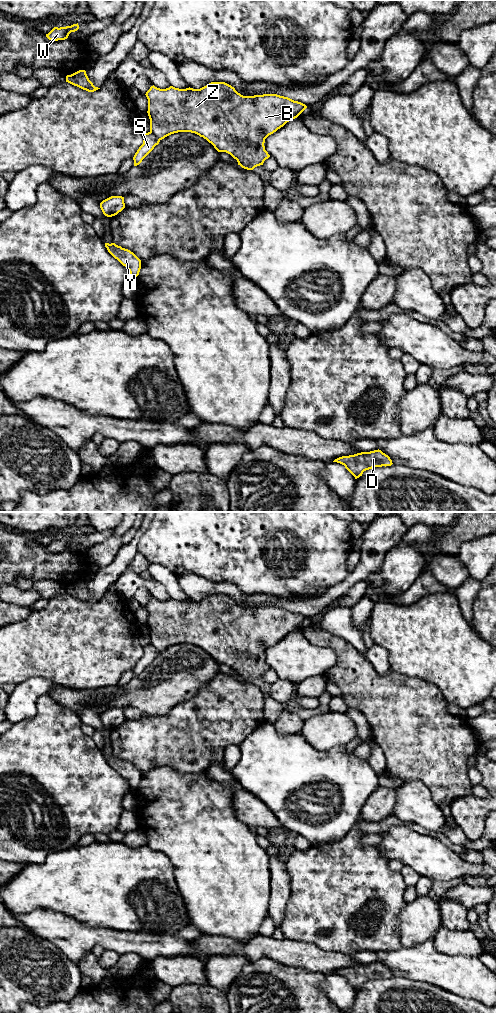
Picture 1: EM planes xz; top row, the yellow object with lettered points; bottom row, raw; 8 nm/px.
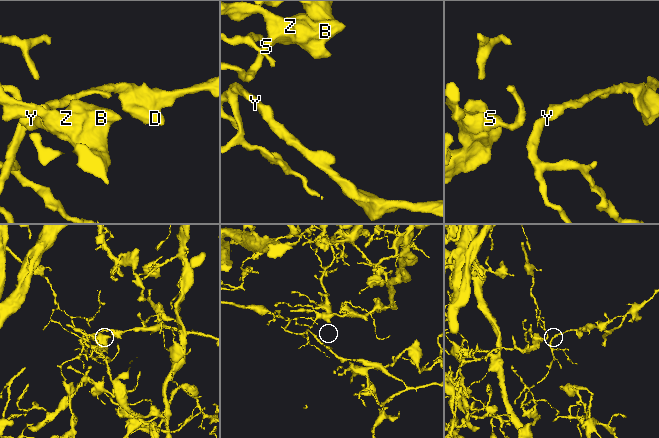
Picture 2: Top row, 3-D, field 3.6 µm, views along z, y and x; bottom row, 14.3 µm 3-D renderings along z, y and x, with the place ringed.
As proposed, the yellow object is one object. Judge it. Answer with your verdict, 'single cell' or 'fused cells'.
fused cells

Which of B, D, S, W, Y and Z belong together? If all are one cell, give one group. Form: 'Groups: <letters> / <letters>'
Groups: B D W Y Z / S

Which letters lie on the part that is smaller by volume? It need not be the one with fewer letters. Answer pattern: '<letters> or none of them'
S

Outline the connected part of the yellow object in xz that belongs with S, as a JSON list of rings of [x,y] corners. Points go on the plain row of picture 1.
[[[152,644],[144,645],[143,656],[139,659],[133,669],[134,678],[139,677],[159,654],[160,652]]]

